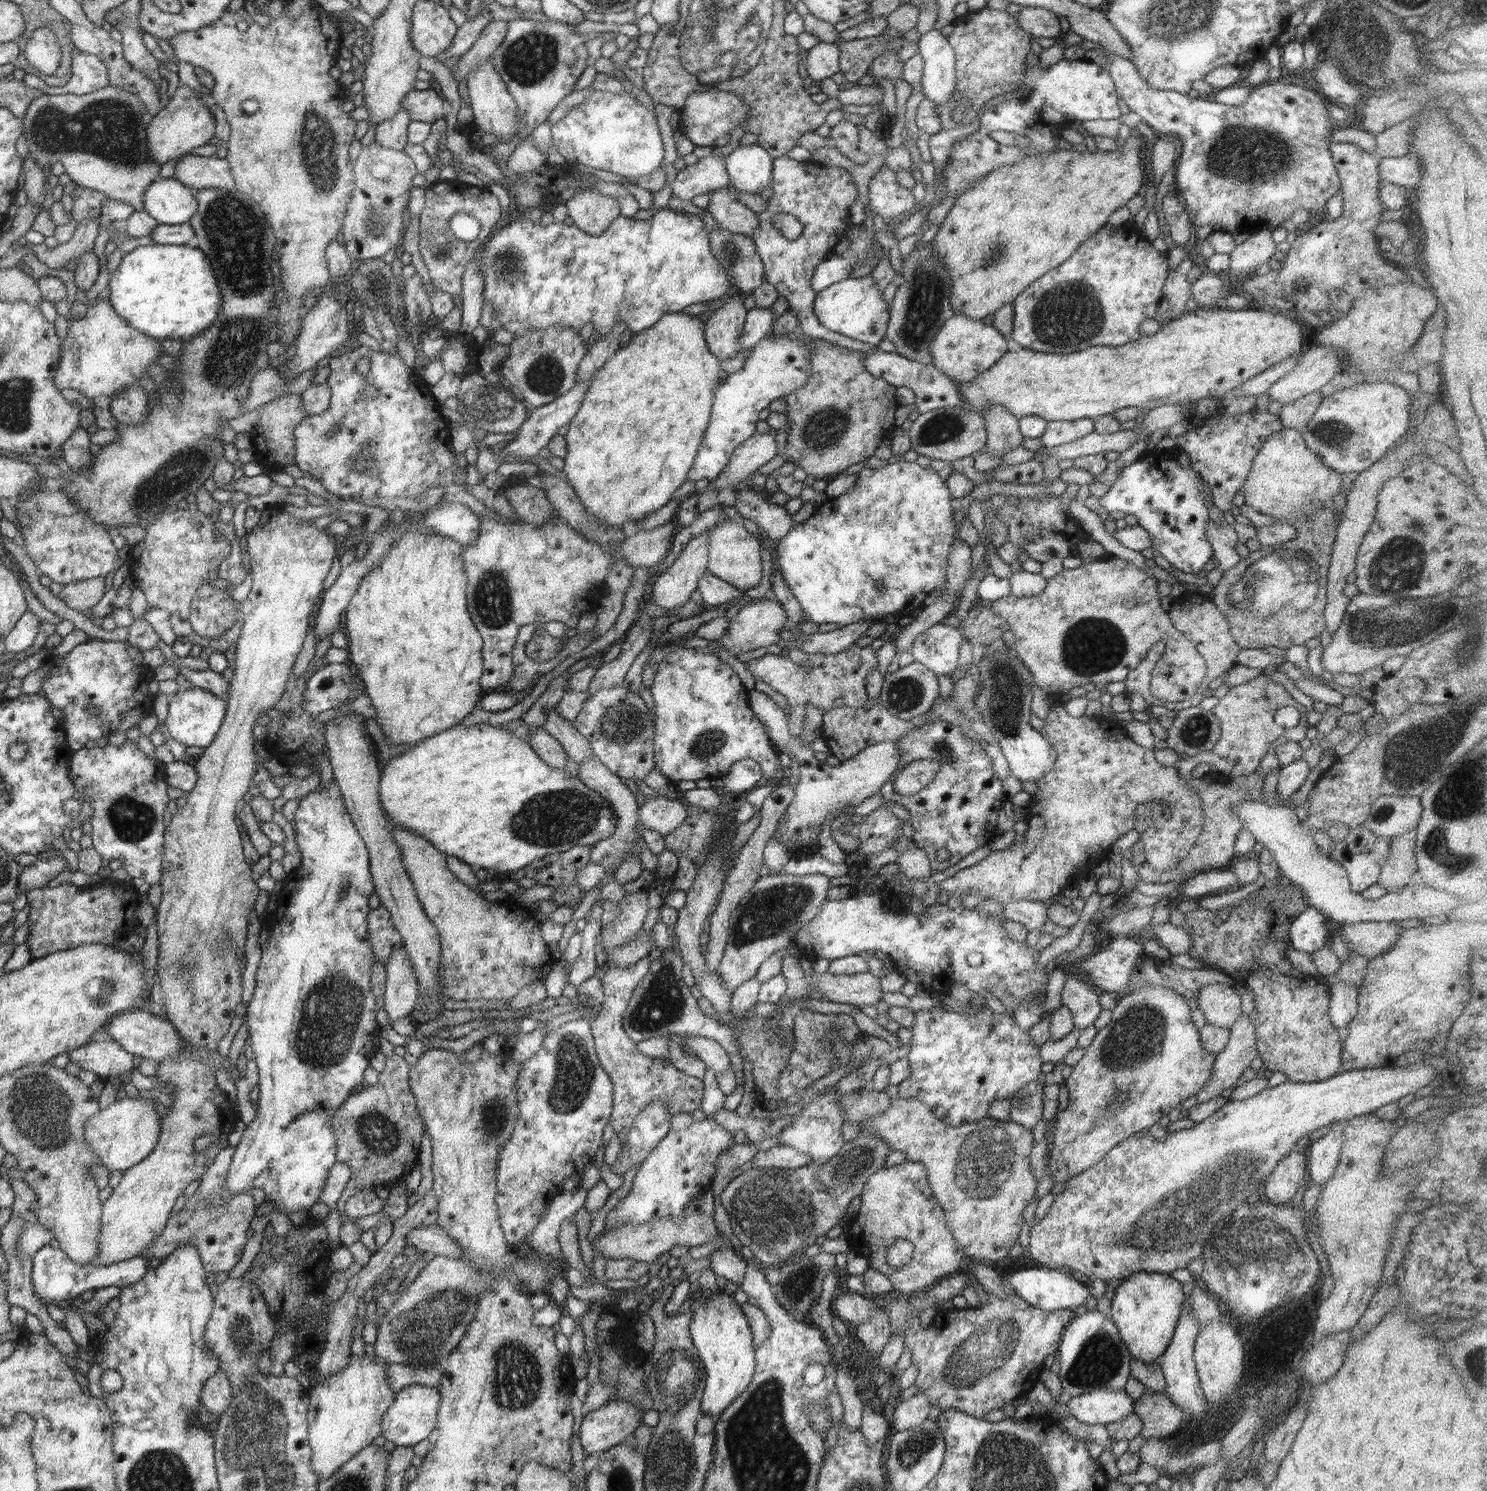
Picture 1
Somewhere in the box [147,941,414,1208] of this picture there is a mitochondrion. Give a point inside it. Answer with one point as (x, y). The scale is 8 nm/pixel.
(331, 1011)

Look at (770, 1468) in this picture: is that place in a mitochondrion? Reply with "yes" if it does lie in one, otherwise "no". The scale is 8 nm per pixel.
yes

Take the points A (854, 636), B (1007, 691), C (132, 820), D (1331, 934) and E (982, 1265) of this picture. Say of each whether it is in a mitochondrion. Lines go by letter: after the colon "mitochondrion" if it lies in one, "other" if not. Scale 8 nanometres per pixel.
A: other
B: mitochondrion
C: mitochondrion
D: other
E: other

